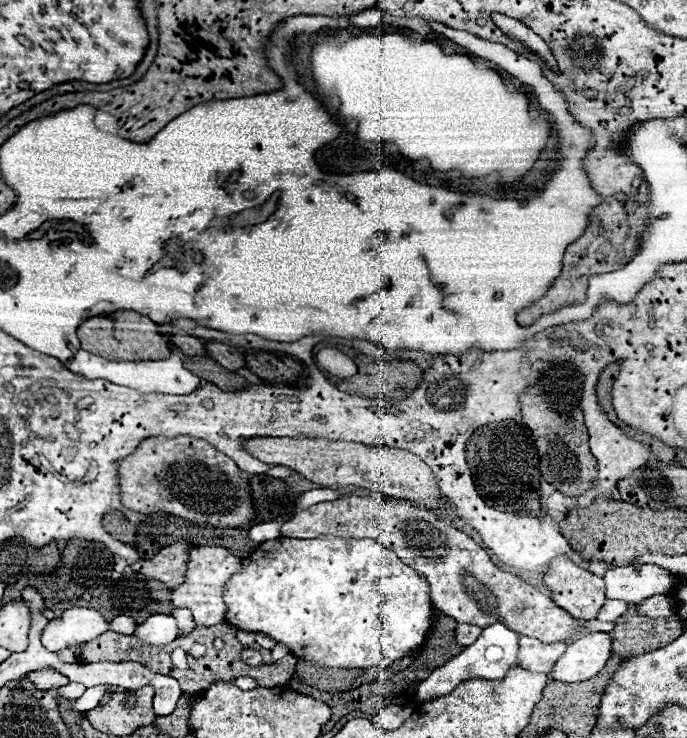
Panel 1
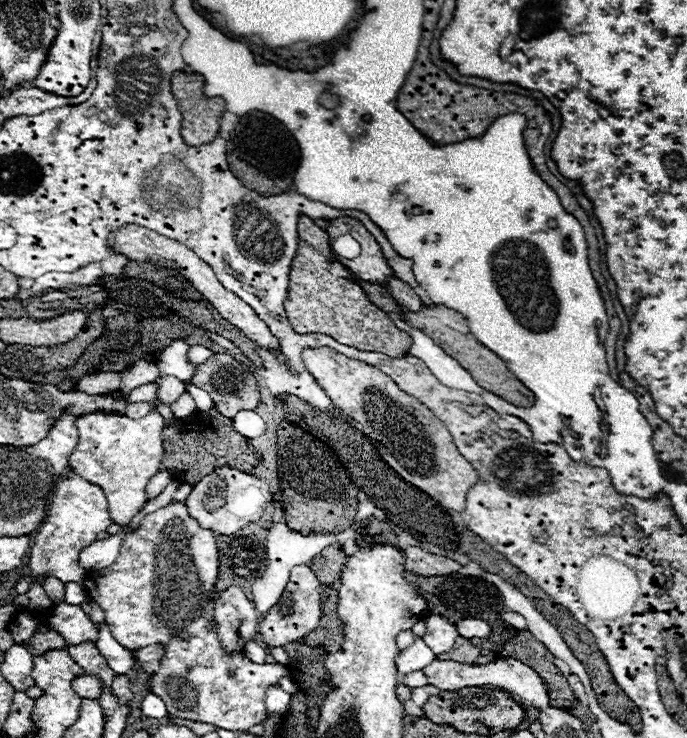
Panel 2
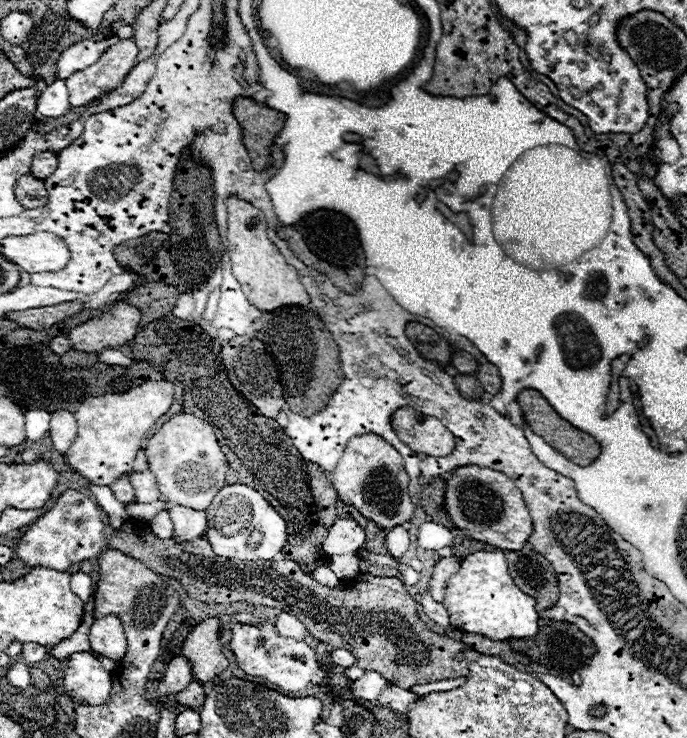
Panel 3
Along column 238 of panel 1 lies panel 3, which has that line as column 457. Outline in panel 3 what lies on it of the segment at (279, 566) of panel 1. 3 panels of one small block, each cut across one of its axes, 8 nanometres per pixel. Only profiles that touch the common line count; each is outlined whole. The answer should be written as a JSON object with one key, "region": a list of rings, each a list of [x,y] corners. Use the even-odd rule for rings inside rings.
{"region":[[[480,550],[476,554],[468,554],[460,562],[460,570],[446,582],[444,608],[448,610],[450,624],[462,632],[480,634],[494,640],[522,640],[536,638],[538,634],[540,616],[536,610],[536,600],[514,584],[502,550]]]}

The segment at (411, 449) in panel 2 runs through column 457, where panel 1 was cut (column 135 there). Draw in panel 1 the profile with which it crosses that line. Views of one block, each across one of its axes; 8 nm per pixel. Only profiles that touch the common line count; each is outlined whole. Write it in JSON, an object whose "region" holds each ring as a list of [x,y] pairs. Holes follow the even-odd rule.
{"region":[[[190,436],[144,438],[130,456],[118,460],[118,488],[120,488],[120,502],[126,508],[142,514],[170,512],[184,520],[198,524],[212,524],[216,528],[242,528],[256,524],[250,484],[240,476],[240,470],[234,464],[234,460],[218,452],[208,442]]]}

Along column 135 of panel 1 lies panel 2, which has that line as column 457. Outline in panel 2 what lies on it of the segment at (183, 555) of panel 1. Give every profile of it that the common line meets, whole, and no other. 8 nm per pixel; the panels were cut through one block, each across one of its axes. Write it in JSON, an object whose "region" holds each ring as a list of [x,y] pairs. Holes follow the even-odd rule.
{"region":[[[420,546],[400,548],[404,554],[404,568],[414,574],[452,574],[460,570],[460,564],[438,554],[430,554]]]}

